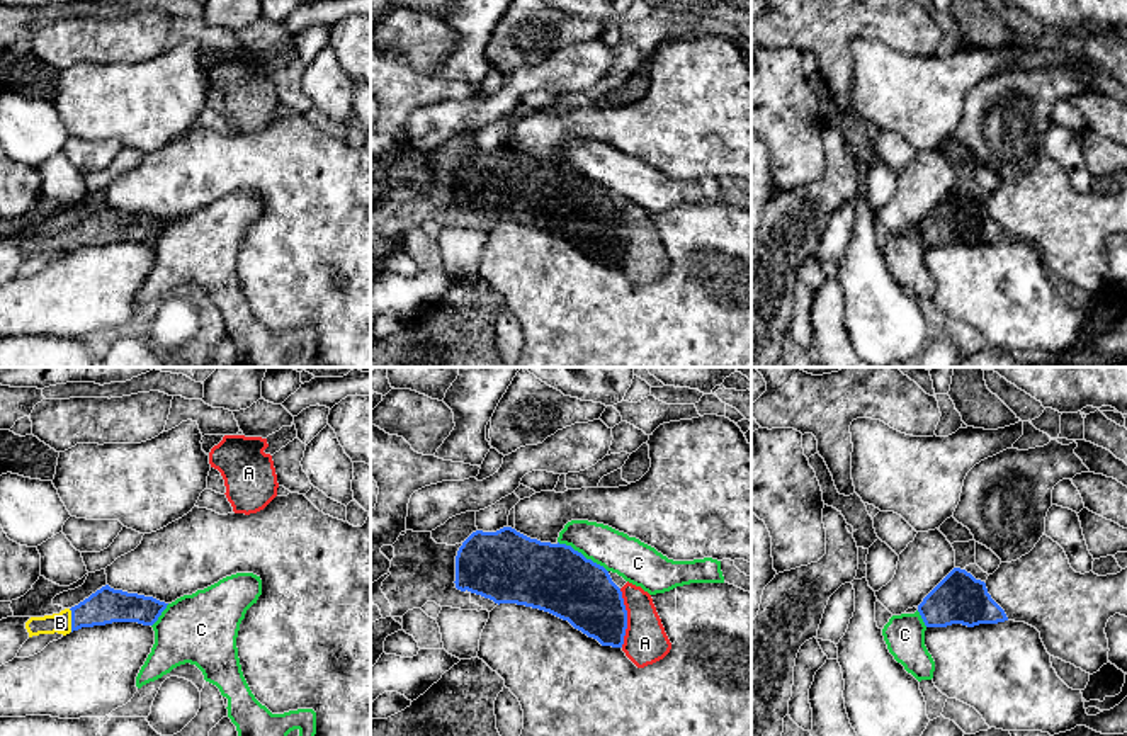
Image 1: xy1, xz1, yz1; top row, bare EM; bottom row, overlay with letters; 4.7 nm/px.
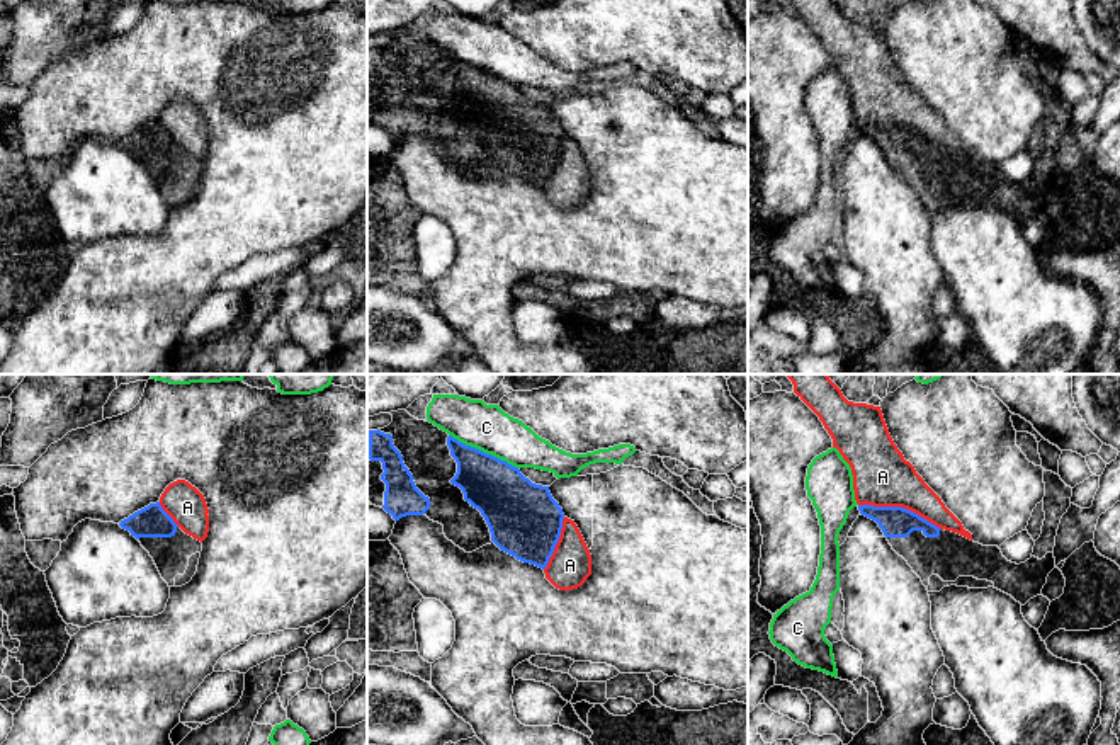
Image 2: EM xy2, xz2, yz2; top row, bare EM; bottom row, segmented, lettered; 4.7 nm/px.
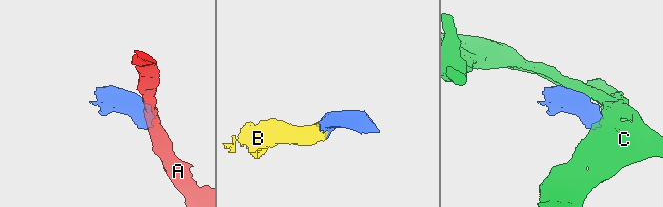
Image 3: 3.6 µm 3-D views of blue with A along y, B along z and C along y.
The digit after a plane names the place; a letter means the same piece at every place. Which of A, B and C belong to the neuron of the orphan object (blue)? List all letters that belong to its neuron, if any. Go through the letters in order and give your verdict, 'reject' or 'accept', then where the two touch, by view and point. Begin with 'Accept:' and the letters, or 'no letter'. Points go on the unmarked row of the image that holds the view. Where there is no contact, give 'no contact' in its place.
Accept: B
A: reject | yz2 (899, 126)
B: accept | xy1 (72, 240)
C: reject | xz2 (481, 70)

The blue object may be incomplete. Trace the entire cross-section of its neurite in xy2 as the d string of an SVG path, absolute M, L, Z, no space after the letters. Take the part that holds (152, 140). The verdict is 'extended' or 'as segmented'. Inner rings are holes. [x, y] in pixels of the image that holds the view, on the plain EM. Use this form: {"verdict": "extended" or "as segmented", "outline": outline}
{"verdict": "extended", "outline": "M160 121L134 131L119 145L129 150L150 172L168 206L182 206L192 199L202 162L185 153Z"}

